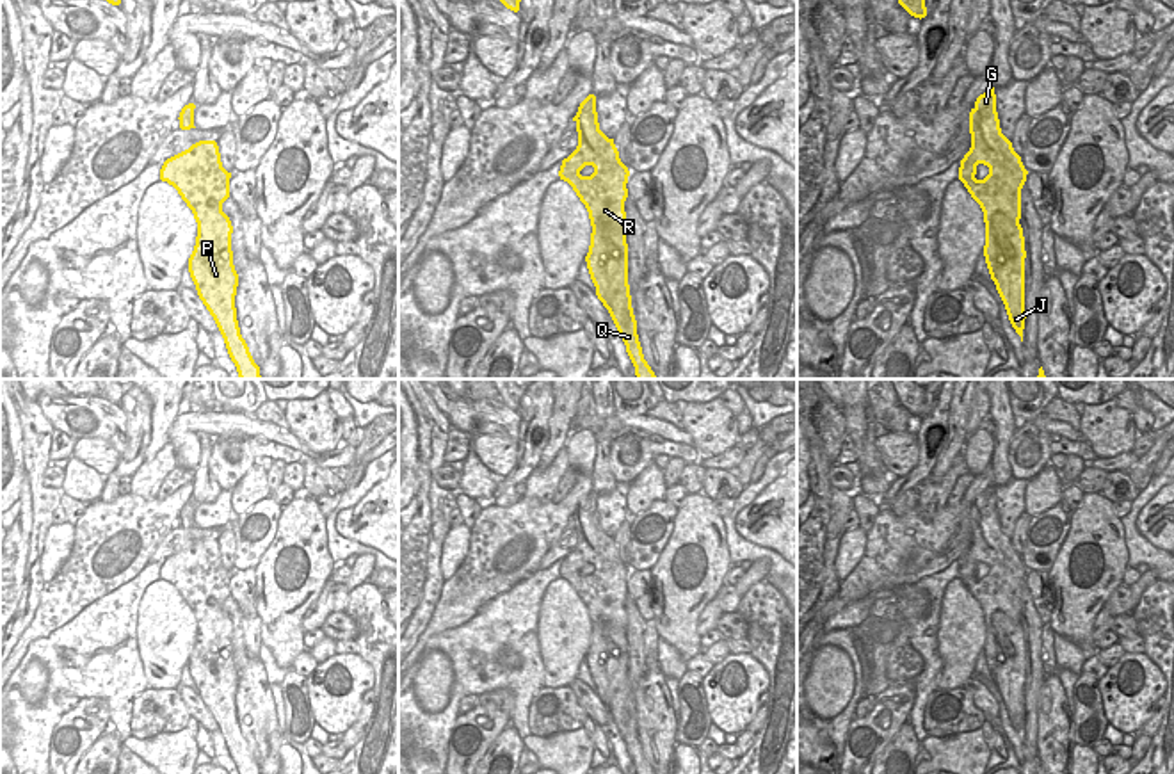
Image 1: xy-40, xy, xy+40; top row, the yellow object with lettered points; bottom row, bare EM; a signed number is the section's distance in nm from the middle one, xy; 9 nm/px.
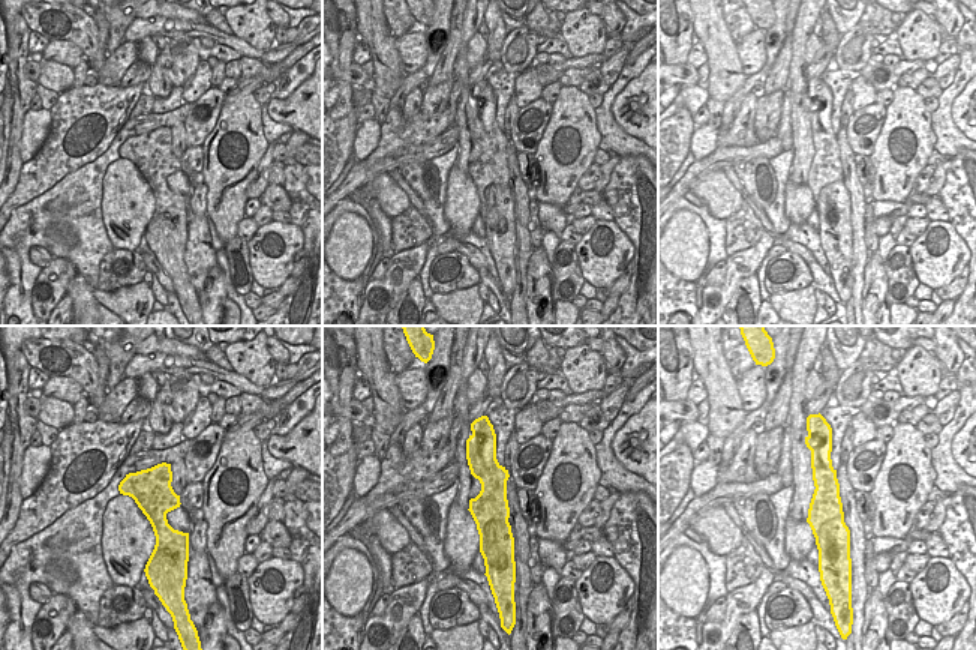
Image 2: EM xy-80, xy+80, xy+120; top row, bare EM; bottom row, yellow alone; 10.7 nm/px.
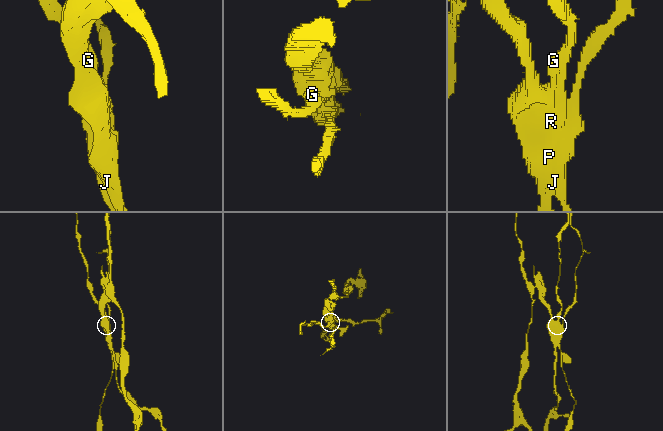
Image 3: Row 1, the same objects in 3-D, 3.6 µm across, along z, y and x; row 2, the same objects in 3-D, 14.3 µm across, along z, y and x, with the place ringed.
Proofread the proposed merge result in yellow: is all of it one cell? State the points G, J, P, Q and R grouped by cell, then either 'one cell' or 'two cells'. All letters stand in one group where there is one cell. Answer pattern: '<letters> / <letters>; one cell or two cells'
G P Q R / J; two cells

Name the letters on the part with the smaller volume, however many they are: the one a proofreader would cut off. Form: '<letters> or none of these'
J

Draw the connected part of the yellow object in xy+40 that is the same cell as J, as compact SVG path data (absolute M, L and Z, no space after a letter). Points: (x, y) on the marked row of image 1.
M1005 214L993 215L993 228L998 233L998 242L1003 247L1007 263L996 270L996 290L1005 304L1009 320L1023 342L1025 329L1025 253L1023 228L1010 221Z

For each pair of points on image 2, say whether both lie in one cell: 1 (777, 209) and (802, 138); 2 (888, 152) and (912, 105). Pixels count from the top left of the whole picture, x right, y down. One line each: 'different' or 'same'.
1: different
2: same

